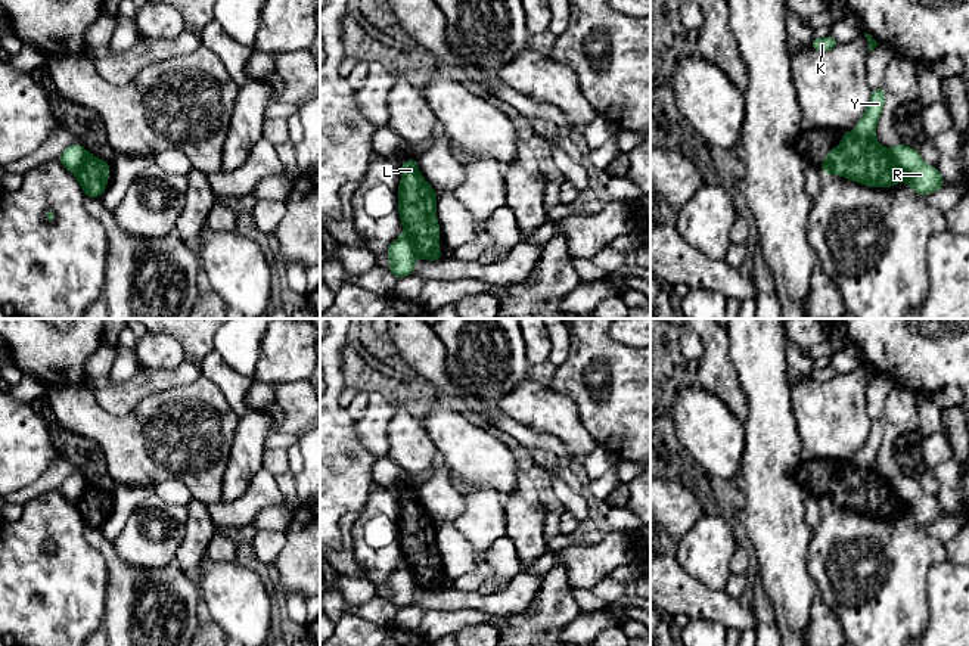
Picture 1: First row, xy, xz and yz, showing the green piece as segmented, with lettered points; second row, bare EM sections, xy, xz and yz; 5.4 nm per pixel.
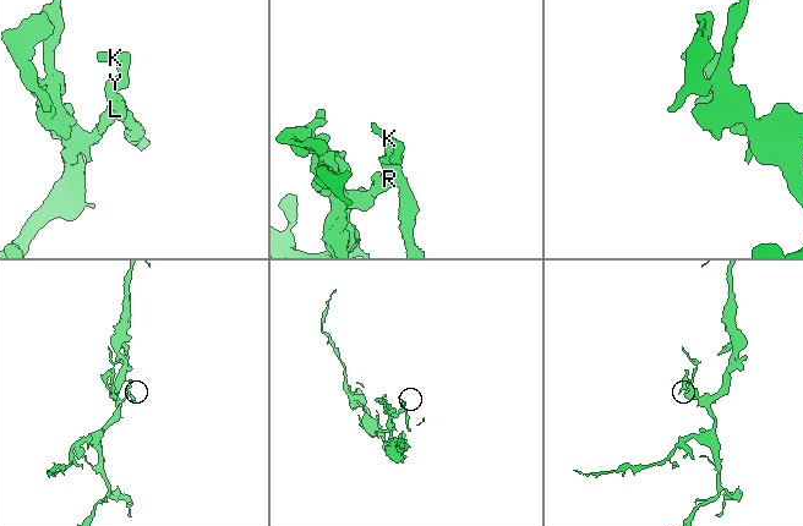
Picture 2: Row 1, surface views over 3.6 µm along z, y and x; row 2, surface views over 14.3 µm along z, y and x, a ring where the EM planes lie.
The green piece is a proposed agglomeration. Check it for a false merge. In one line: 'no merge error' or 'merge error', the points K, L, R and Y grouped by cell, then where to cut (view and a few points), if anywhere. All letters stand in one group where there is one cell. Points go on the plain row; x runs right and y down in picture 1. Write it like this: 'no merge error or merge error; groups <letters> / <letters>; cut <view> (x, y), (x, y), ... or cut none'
merge error; groups K R Y / L; cut yz (887, 480), (909, 512)

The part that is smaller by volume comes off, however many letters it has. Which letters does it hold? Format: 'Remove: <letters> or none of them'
Remove: L

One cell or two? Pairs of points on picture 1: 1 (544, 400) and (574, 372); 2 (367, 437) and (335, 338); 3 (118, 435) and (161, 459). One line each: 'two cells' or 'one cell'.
1: two cells
2: two cells
3: one cell

